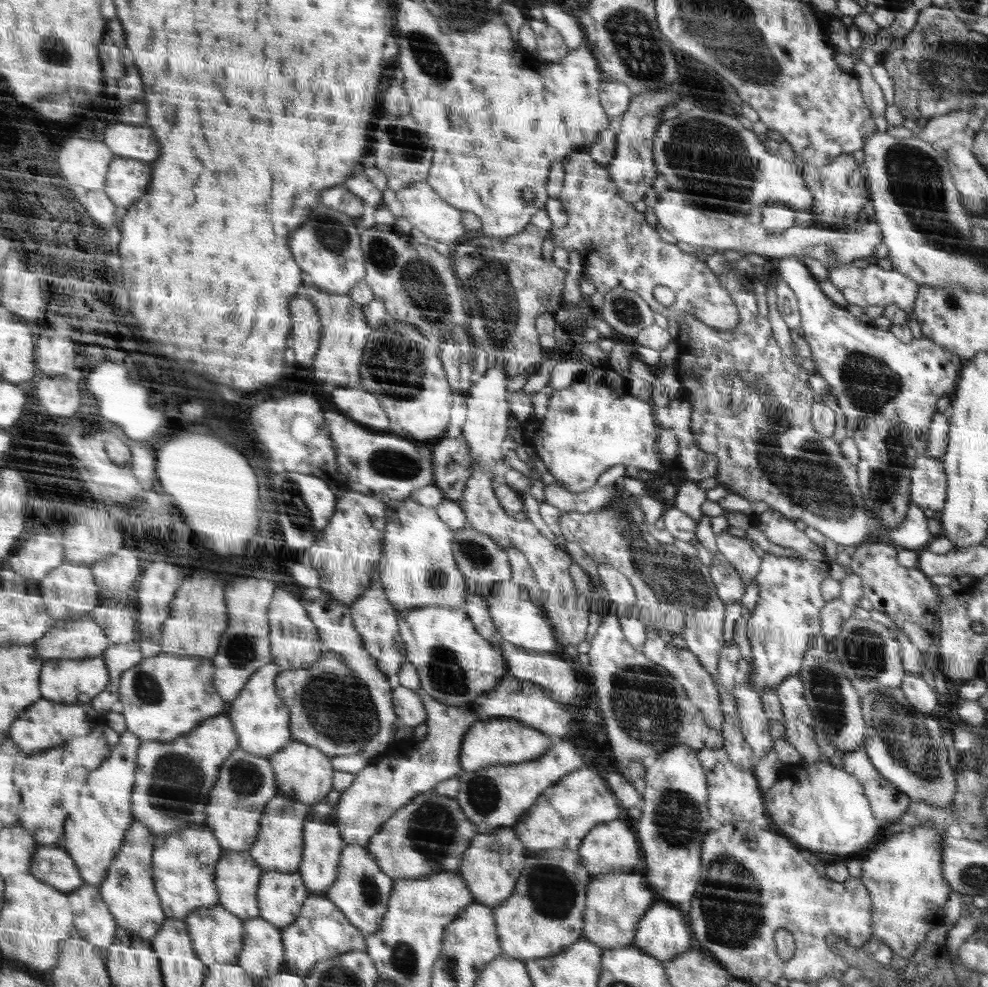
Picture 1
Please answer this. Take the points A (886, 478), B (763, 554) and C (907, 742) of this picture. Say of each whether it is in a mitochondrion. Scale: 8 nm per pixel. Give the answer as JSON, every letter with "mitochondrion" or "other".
{"A":"mitochondrion","B":"other","C":"mitochondrion"}

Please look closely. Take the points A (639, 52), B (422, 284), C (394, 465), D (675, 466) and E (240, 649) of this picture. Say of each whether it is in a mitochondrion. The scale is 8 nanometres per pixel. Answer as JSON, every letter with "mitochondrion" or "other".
{"A":"mitochondrion","B":"mitochondrion","C":"mitochondrion","D":"other","E":"mitochondrion"}

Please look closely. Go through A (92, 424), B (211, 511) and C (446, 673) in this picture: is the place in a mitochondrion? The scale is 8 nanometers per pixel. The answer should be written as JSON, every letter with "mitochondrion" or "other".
{"A":"other","B":"other","C":"mitochondrion"}

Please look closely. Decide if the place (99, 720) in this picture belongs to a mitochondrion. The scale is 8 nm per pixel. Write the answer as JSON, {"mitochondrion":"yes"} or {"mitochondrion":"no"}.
{"mitochondrion":"no"}

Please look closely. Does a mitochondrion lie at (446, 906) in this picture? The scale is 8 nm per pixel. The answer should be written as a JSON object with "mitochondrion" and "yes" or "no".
{"mitochondrion":"no"}

